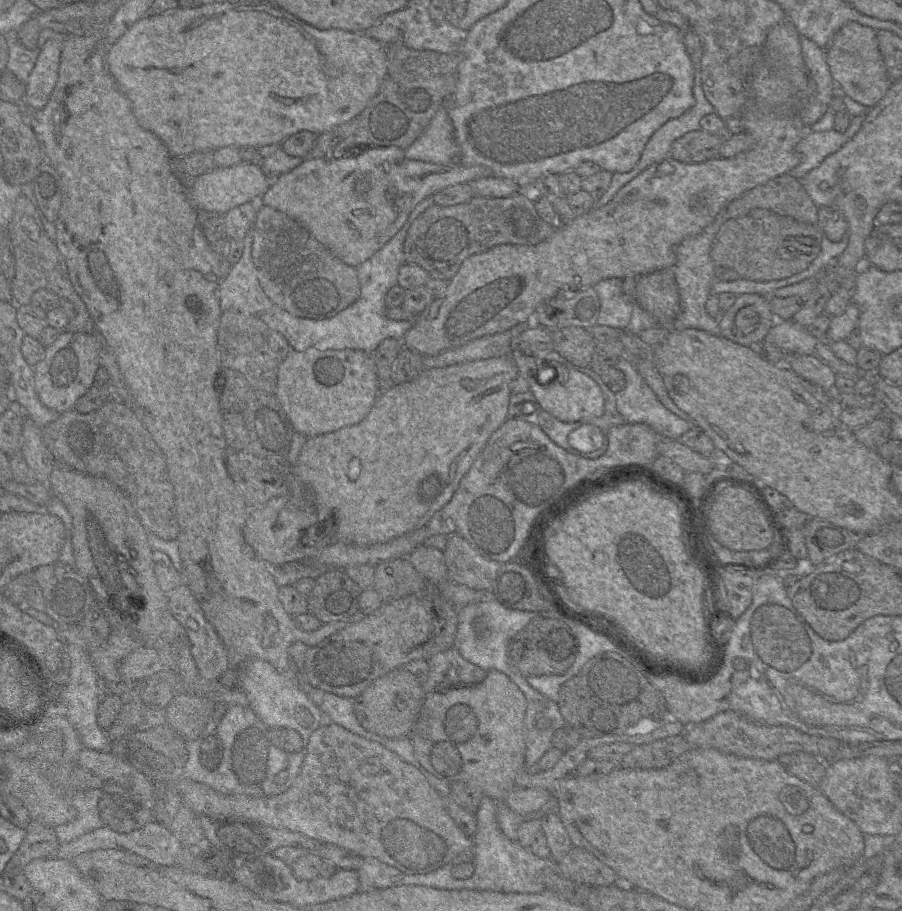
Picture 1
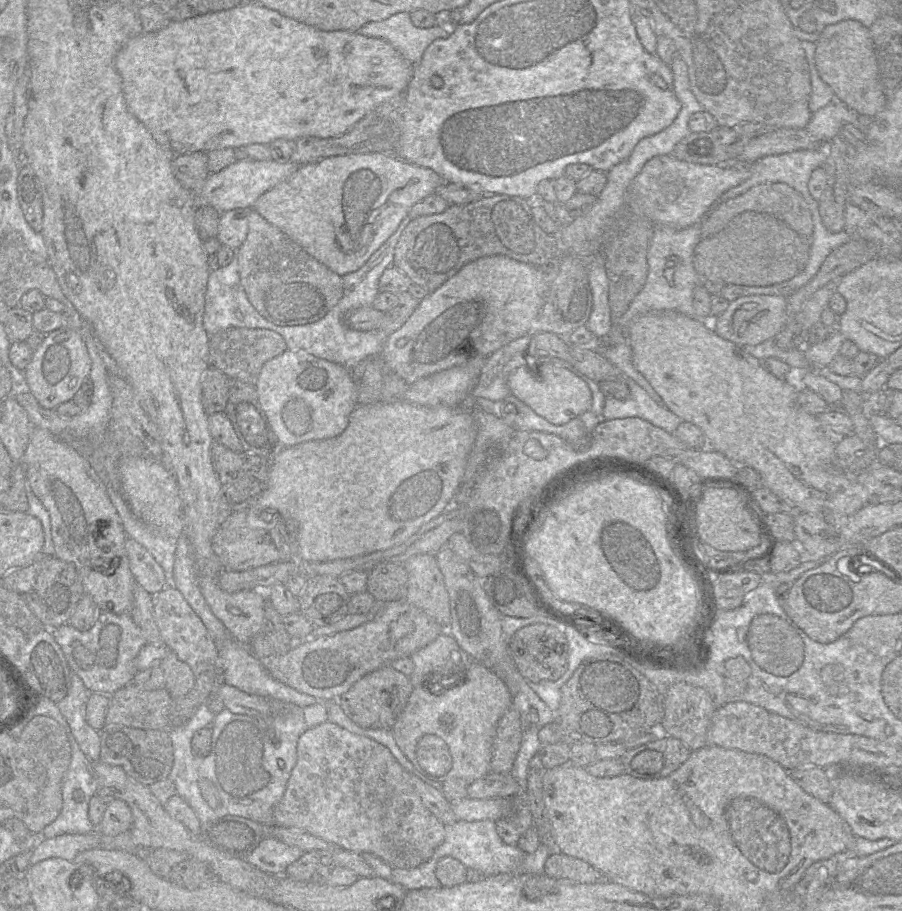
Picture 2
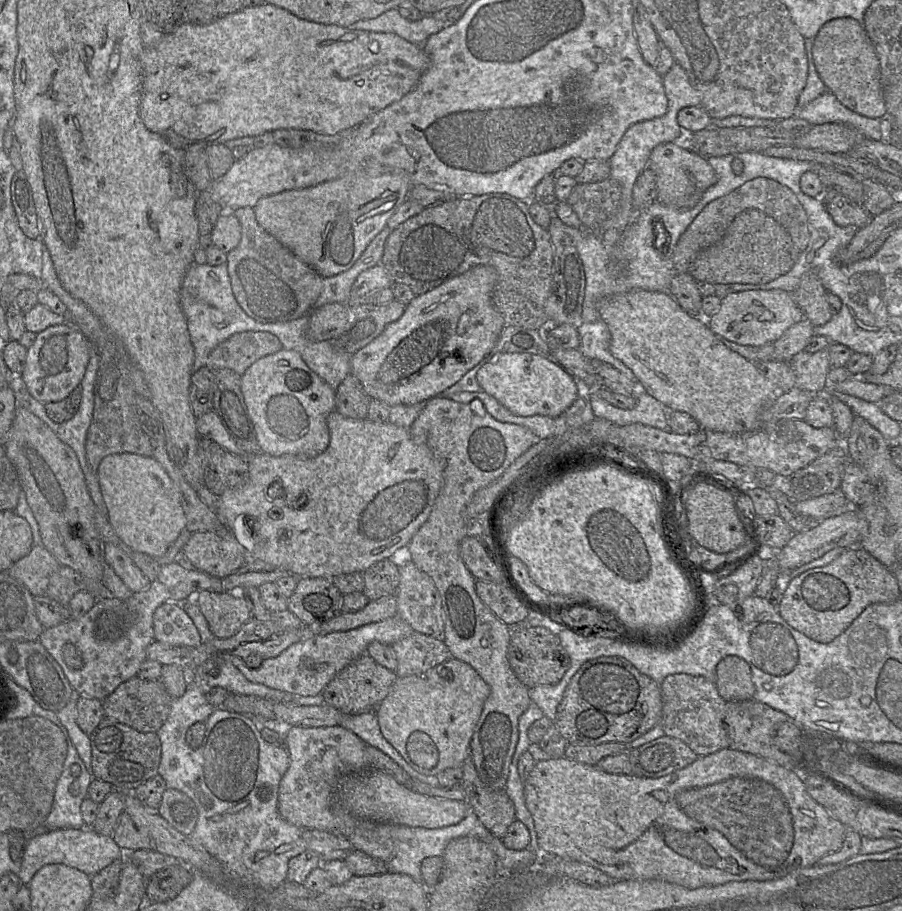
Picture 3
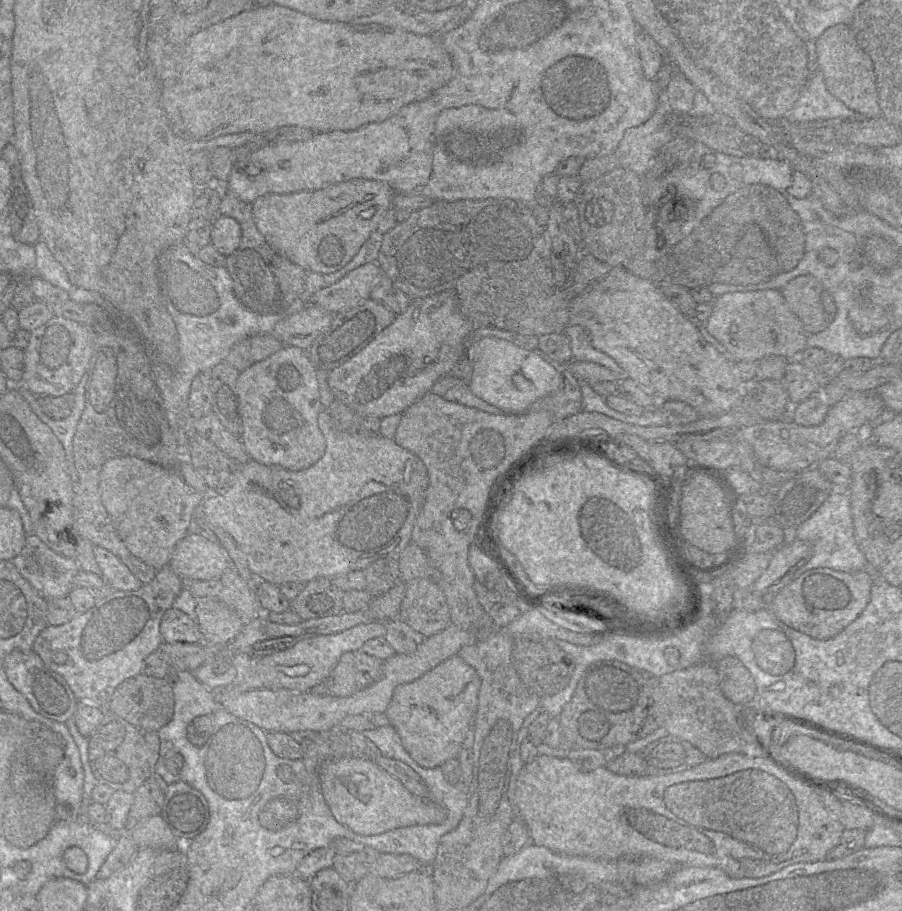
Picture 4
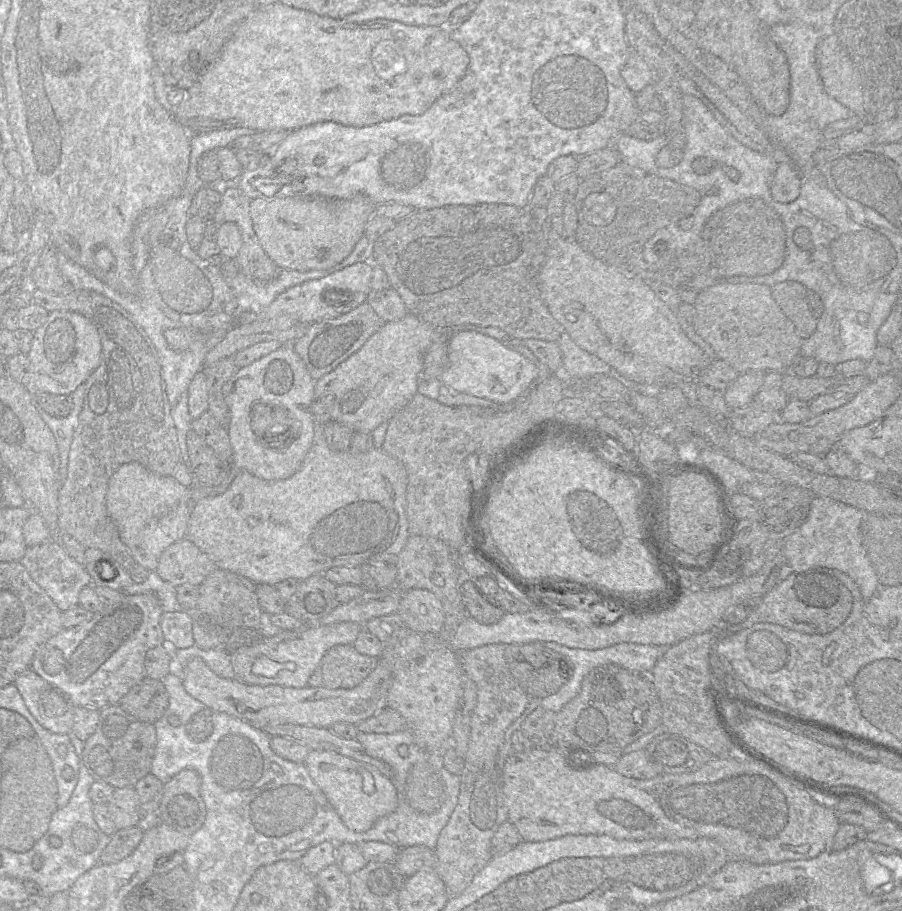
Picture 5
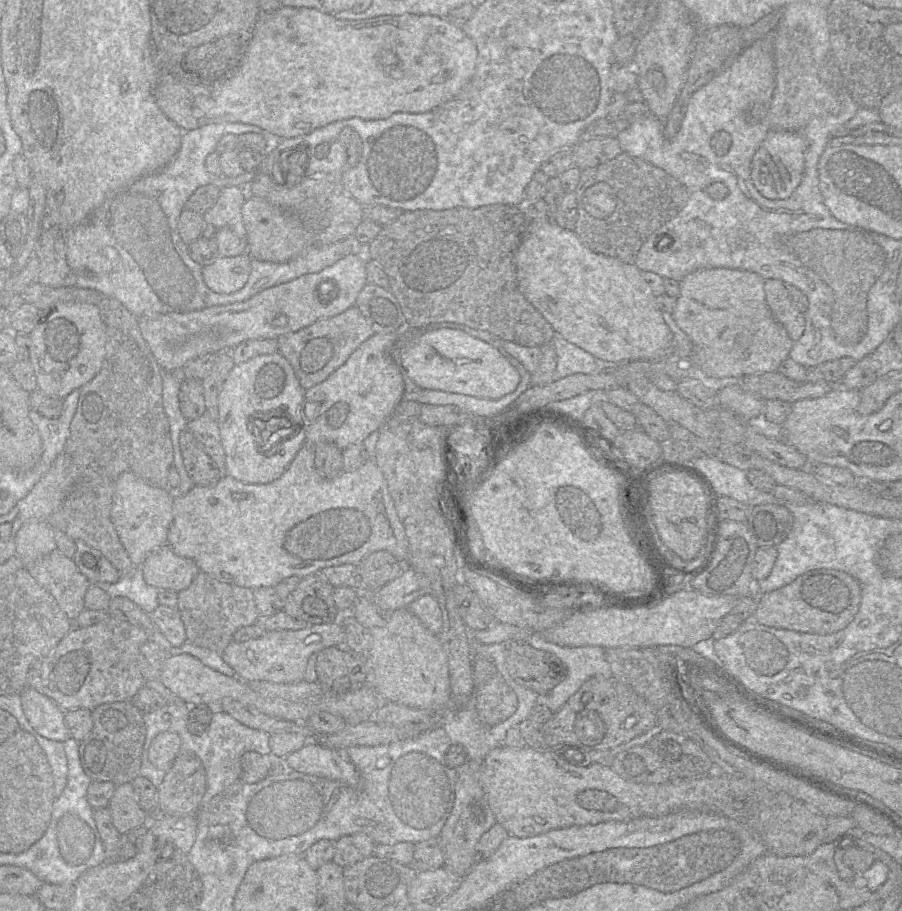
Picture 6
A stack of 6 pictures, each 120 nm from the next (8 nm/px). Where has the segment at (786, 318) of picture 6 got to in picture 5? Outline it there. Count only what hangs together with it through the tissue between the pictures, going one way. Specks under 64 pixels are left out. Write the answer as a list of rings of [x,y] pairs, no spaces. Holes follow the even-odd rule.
[[[783,281],[771,286],[771,294],[781,311],[795,326],[802,339],[811,336],[819,319],[807,301],[807,289],[797,281]]]

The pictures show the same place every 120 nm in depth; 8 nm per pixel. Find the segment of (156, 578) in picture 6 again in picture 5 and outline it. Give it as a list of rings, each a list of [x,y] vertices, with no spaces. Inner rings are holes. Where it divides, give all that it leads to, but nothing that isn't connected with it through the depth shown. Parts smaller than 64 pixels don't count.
[[[183,538],[160,555],[155,572],[173,586],[200,585],[217,567],[191,540]]]

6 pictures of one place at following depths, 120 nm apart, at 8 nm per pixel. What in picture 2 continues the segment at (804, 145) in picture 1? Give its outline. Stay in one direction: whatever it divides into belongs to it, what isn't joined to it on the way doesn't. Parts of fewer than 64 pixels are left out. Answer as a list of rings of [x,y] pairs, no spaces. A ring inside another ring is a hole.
[[[827,141],[823,142],[816,149],[797,150],[784,154],[766,156],[754,162],[733,159],[717,164],[718,166],[725,168],[747,168],[749,170],[749,177],[738,186],[735,186],[724,192],[719,199],[711,205],[705,215],[709,216],[722,202],[743,194],[751,187],[762,183],[785,183],[798,191],[803,197],[813,198],[808,190],[809,178],[815,169],[824,164],[829,155],[830,148],[831,141]]]

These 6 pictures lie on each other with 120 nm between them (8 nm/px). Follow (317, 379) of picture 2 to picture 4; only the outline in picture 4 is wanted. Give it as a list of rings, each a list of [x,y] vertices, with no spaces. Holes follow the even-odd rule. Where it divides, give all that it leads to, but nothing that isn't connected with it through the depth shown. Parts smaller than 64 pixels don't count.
[[[283,345],[276,353],[239,372],[236,390],[242,420],[240,439],[250,459],[268,466],[300,471],[310,467],[322,457],[326,443],[318,427],[318,415],[323,405],[316,370],[304,350],[296,346]]]

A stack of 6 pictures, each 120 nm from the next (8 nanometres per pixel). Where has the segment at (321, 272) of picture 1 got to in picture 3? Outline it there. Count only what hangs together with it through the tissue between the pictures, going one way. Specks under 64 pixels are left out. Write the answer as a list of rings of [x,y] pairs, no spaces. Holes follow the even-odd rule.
[[[240,207],[234,210],[224,210],[231,211],[235,217],[239,220],[241,225],[241,239],[239,244],[227,252],[226,265],[227,270],[231,282],[232,292],[234,294],[235,299],[237,300],[240,307],[244,310],[244,312],[254,318],[255,320],[265,322],[265,323],[277,323],[277,322],[286,322],[300,318],[303,315],[310,314],[311,310],[314,308],[314,304],[317,301],[318,297],[321,294],[323,288],[323,277],[317,273],[313,268],[308,266],[298,257],[296,257],[288,248],[282,245],[274,236],[269,234],[266,230],[264,230],[257,222],[254,210],[252,207]]]

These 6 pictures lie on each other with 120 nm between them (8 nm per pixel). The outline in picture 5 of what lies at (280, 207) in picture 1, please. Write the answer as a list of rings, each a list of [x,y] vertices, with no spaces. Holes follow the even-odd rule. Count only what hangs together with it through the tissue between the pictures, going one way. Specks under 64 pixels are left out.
[[[363,195],[345,200],[308,197],[258,197],[250,201],[255,234],[267,256],[280,268],[324,270],[342,262],[364,236],[375,204]]]

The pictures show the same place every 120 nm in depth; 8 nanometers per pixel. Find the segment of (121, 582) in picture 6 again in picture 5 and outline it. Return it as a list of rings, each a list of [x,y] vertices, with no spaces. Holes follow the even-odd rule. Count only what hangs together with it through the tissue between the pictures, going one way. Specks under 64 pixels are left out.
[[[150,571],[142,583],[132,583],[125,587],[124,594],[154,593],[161,605],[163,612],[184,610],[176,598],[176,587],[159,577],[155,571]]]

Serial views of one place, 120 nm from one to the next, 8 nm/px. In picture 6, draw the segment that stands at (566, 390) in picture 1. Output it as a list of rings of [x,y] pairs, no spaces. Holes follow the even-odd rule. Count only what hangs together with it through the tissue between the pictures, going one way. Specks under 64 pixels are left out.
[[[461,330],[427,331],[399,355],[398,364],[420,388],[458,393],[483,399],[499,399],[513,392],[520,381],[516,368],[490,344]]]

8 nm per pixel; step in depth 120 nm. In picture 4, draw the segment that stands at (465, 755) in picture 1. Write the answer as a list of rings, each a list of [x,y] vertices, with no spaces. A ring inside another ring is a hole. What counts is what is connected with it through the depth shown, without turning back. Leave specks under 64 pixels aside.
[[[455,655],[421,677],[397,686],[385,713],[390,725],[398,732],[404,748],[418,764],[426,768],[440,767],[446,760],[457,758],[466,734],[474,722],[479,689],[480,679],[475,670]]]

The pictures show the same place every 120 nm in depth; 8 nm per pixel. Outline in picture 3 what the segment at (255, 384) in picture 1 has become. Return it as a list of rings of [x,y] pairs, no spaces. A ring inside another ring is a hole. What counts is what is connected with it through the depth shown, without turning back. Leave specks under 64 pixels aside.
[[[266,331],[236,333],[216,346],[208,357],[212,369],[231,369],[242,375],[260,358],[283,349],[280,340]]]

